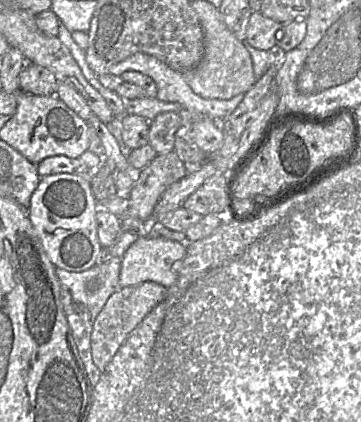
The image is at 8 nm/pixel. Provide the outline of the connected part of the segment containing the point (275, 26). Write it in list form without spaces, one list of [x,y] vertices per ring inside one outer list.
[[[253,11],[249,18],[246,40],[256,49],[268,51],[281,40],[282,22],[265,17],[259,11]]]

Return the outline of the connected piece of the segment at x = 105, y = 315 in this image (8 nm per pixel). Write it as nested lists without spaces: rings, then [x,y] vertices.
[[[144,282],[135,286],[121,288],[108,298],[95,319],[91,333],[92,359],[101,372],[112,360],[129,334],[165,298],[166,294],[166,287],[154,282]]]

